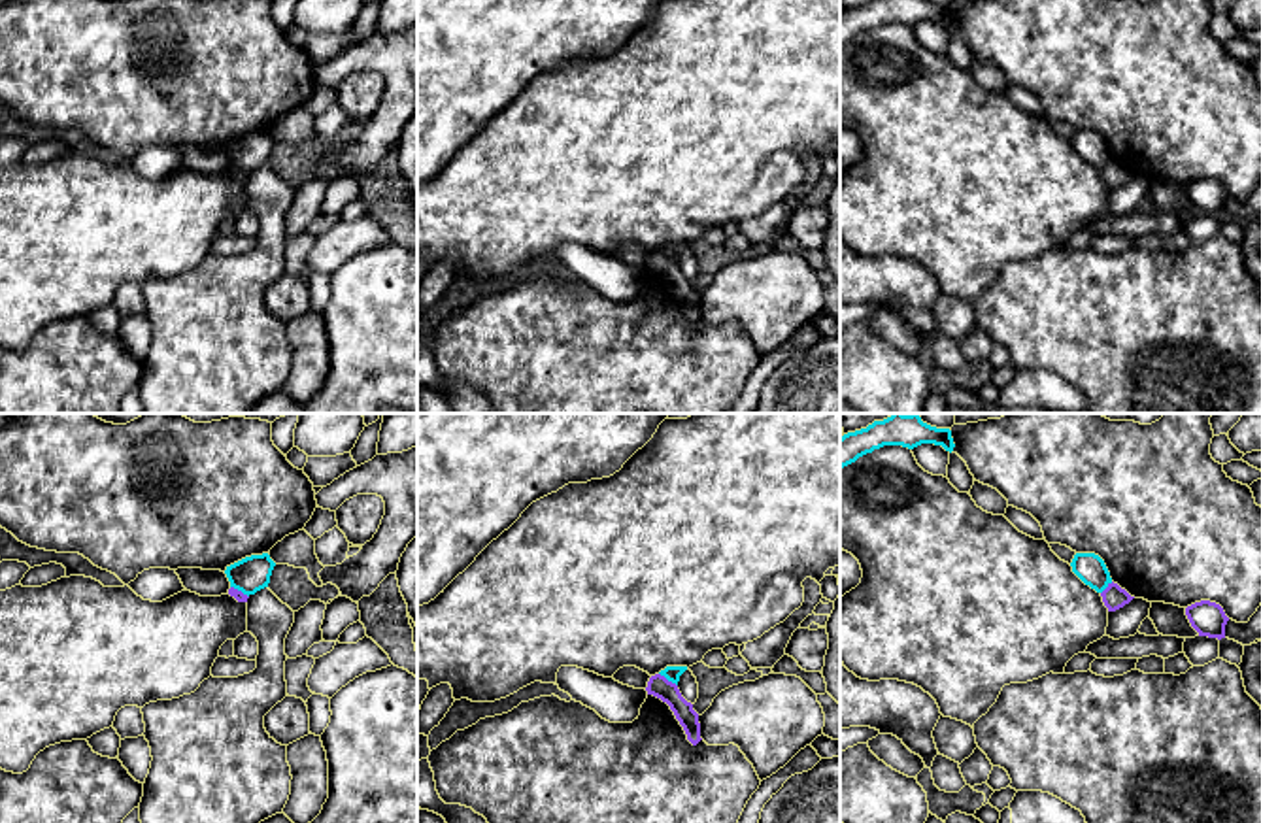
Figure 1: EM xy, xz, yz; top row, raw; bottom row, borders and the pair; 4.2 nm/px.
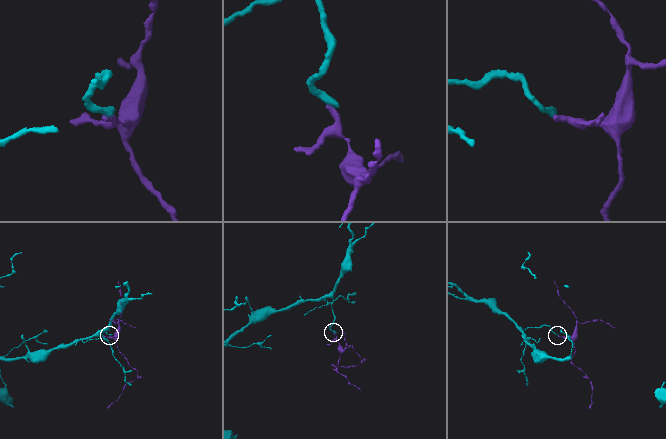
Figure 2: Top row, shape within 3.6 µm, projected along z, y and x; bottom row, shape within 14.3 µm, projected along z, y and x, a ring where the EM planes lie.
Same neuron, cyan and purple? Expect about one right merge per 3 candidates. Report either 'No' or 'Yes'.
No

